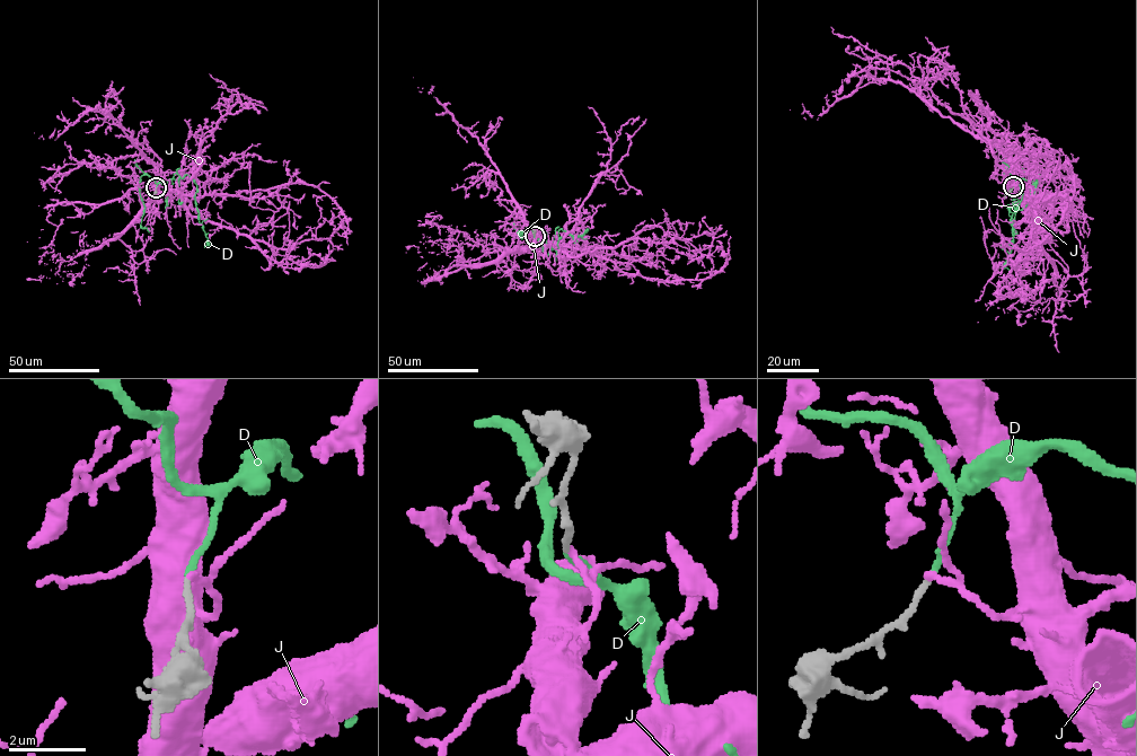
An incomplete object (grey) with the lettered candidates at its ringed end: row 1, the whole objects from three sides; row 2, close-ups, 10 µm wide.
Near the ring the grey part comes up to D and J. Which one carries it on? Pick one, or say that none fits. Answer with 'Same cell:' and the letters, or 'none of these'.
Same cell: D

